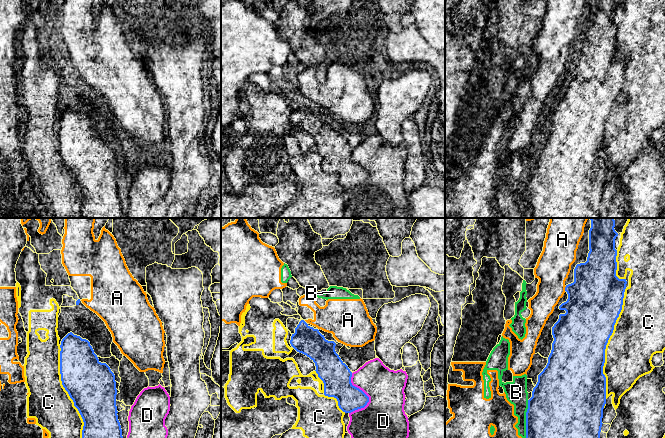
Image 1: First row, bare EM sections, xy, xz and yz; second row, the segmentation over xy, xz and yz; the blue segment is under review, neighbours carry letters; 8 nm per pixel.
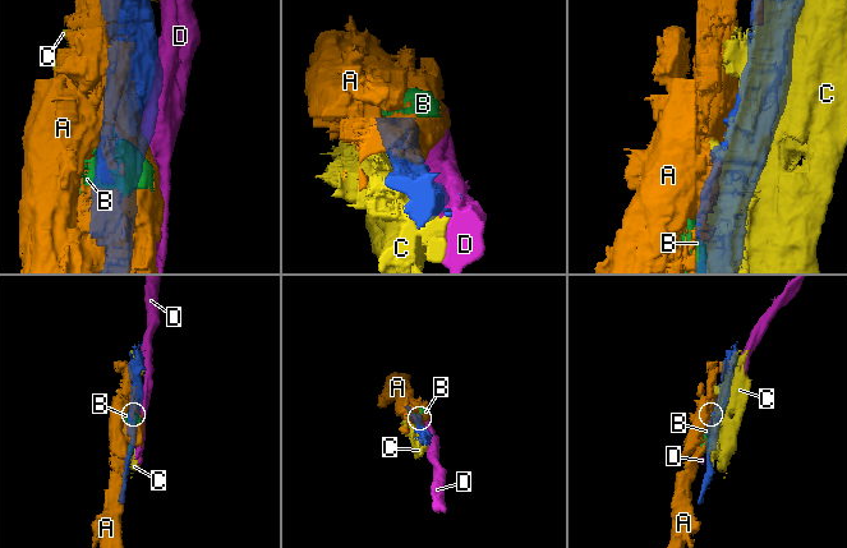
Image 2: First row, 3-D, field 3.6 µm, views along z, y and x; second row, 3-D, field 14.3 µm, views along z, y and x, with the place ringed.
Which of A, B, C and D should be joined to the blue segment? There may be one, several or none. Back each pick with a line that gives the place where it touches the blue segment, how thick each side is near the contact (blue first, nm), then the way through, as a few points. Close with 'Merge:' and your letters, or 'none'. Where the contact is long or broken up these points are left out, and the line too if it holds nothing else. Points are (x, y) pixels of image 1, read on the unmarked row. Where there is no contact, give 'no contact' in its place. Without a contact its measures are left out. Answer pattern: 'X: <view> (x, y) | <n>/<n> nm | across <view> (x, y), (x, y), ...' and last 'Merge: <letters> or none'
Merge: none

